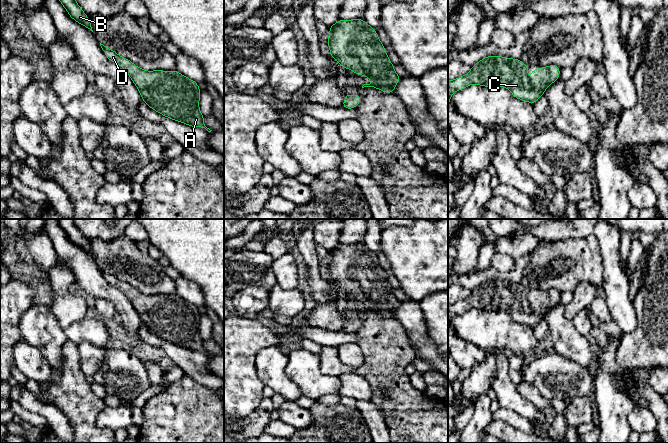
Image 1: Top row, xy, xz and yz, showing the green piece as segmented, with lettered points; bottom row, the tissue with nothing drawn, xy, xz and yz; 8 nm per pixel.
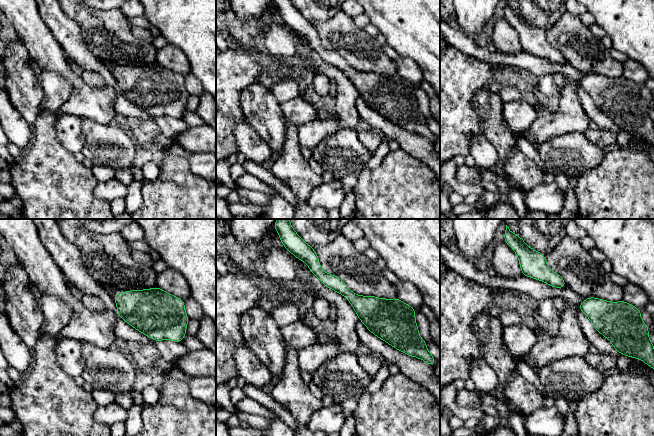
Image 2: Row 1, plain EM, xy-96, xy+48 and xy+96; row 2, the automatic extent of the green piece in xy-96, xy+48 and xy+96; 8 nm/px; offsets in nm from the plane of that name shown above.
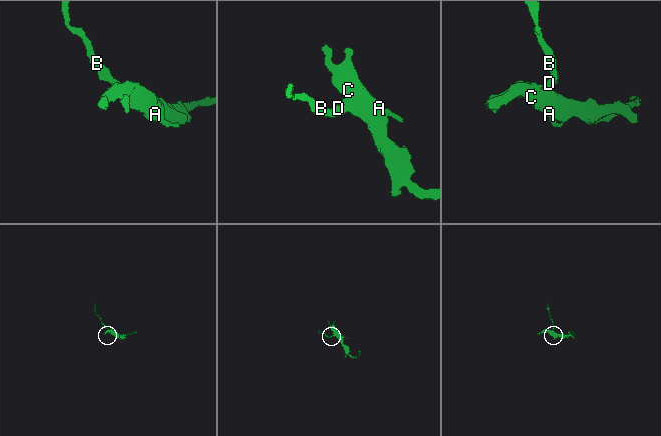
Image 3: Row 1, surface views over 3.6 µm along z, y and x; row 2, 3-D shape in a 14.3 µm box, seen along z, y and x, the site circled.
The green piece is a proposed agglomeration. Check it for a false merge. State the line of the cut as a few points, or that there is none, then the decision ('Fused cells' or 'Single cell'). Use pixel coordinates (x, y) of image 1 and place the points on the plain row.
No split. Single cell

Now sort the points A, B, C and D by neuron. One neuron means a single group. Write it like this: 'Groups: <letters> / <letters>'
Groups: A B C D

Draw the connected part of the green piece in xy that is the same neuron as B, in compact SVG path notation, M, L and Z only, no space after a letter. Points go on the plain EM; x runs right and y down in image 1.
M58 219L60 227L65 231L69 240L83 249L84 251L90 253L92 256L91 247L88 240L83 236L80 230L75 225L74 219Z

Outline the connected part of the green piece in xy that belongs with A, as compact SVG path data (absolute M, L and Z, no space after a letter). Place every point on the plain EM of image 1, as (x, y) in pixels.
M101 267L100 270L110 285L118 287L128 297L139 314L142 325L146 326L150 332L174 345L192 351L205 352L208 356L212 355L205 350L204 340L199 335L200 313L197 306L183 300L176 294L172 296L162 294L145 295L134 289L129 283L120 281L114 274Z

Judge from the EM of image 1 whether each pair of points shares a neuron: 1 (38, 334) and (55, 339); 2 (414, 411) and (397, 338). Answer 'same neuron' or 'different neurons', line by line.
1: same neuron
2: same neuron

